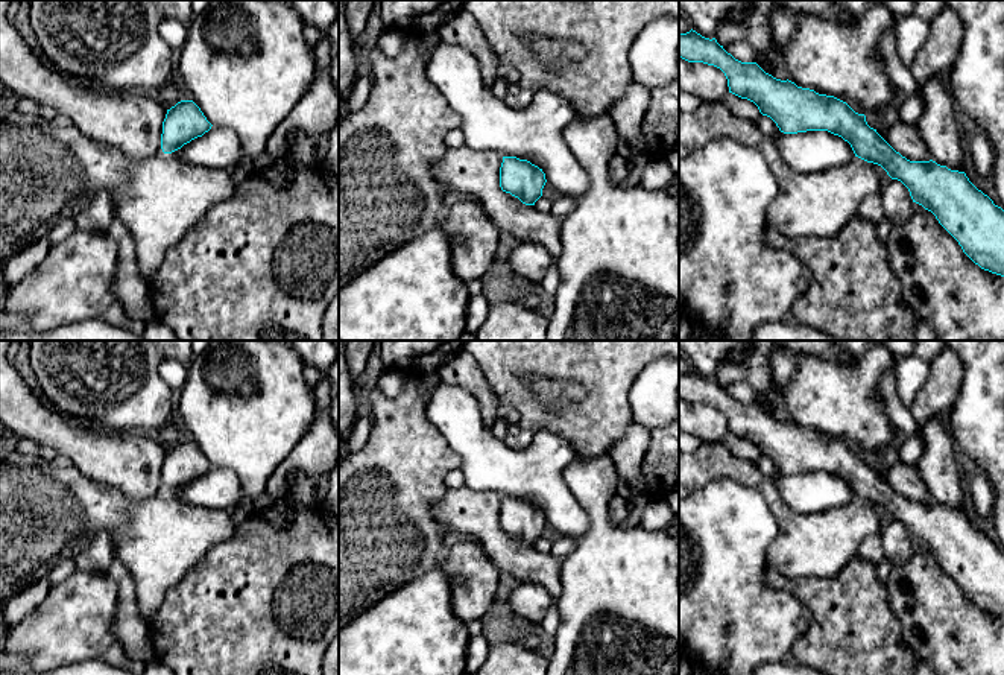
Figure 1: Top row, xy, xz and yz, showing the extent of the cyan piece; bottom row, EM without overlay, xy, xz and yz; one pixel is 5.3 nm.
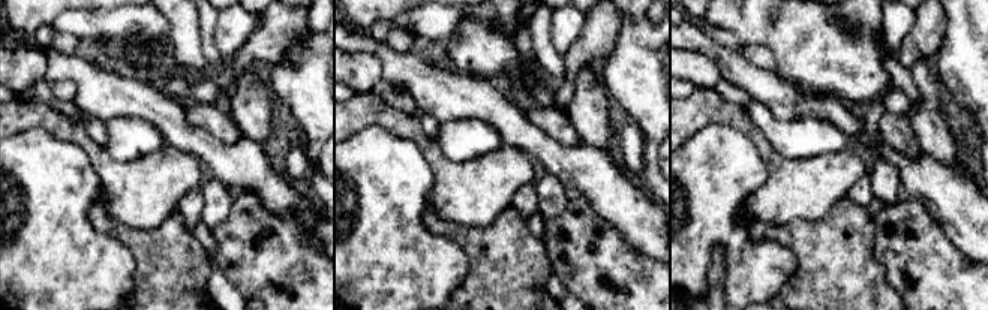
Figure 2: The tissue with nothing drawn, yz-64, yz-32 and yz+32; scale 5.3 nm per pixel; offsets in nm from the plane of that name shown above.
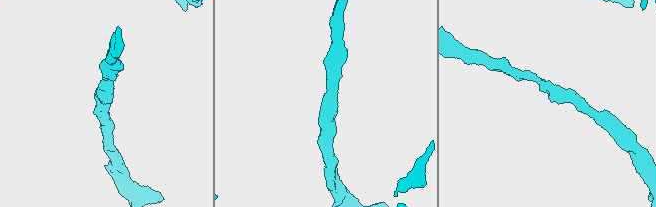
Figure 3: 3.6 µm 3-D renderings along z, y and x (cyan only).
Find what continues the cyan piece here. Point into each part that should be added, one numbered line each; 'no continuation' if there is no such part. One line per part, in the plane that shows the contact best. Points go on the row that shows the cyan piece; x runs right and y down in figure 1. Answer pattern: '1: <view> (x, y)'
no continuation

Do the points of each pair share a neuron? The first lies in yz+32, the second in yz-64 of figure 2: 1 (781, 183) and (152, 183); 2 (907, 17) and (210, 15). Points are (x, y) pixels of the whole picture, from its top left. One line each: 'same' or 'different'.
1: same
2: different

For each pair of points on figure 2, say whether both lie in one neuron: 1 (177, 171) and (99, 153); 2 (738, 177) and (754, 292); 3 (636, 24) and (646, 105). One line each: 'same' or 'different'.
1: same
2: same
3: same

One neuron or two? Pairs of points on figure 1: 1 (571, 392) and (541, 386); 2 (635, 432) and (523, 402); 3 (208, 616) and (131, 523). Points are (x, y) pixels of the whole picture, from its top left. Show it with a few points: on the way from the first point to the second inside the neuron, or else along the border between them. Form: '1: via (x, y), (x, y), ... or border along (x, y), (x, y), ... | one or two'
1: via (564, 392), (549, 391) | one
2: border along (632, 424), (606, 453) | two
3: border along (205, 557), (189, 576), (166, 593), (158, 610) | two

